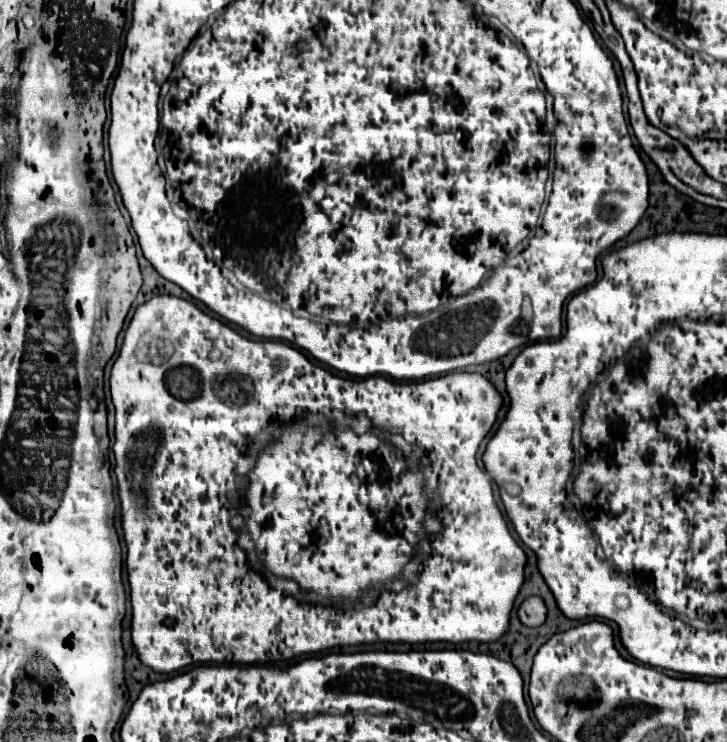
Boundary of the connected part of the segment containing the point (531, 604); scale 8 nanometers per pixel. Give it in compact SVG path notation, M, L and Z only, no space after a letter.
M529 596L523 600L519 606L519 620L525 626L541 626L547 620L547 606L543 598L539 596Z

